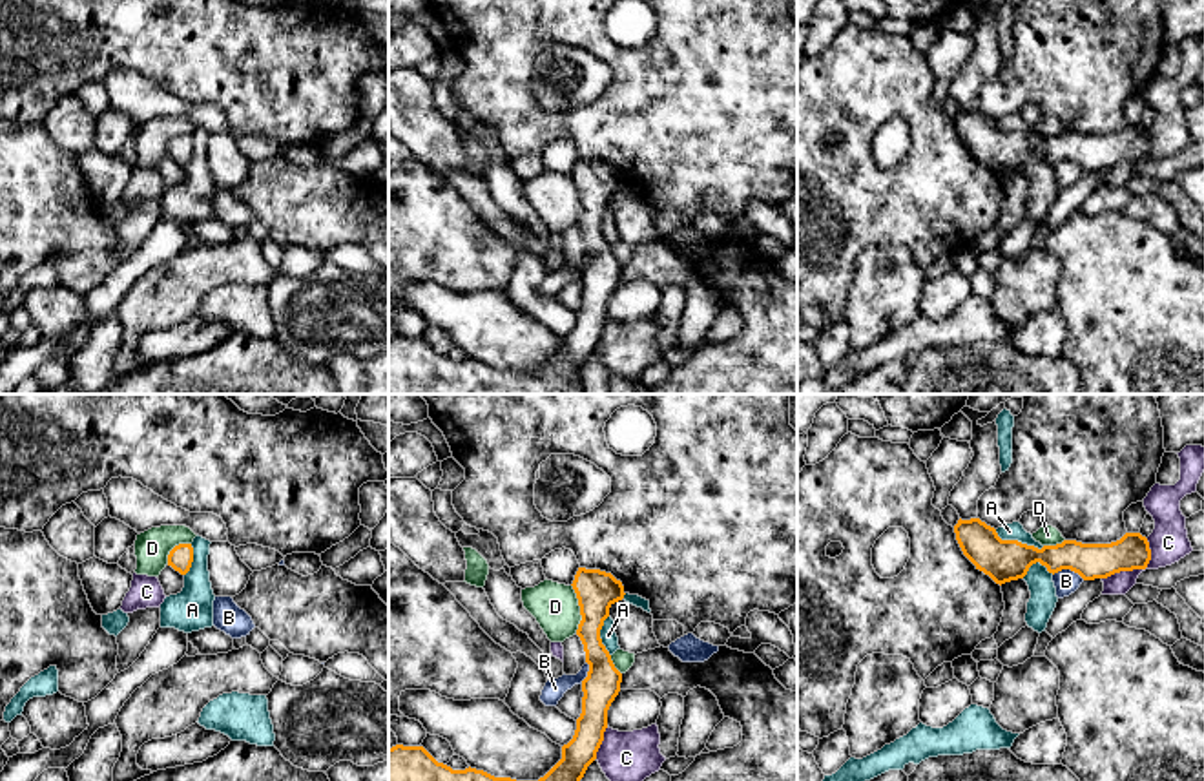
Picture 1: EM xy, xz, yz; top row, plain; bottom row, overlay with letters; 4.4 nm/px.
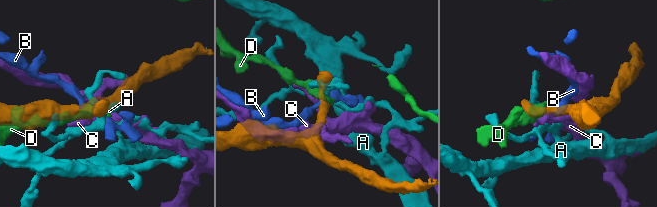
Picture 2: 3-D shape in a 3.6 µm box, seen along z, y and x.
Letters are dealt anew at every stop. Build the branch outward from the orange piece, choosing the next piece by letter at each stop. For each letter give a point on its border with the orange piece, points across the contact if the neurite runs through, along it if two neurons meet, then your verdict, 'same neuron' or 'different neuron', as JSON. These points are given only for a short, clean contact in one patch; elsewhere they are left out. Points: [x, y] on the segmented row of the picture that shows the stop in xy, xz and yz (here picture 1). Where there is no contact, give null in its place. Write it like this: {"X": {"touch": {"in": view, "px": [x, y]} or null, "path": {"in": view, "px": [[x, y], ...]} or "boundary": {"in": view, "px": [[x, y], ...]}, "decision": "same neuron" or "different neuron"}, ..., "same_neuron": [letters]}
{"A": {"touch": {"in": "yz", "px": [1017, 541]}, "boundary": {"in": "yz", "px": [[995, 530], [1002, 539], [1044, 546]]}, "decision": "different neuron"}, "B": {"touch": {"in": "yz", "px": [1069, 568]}, "boundary": {"in": "yz", "px": [[1053, 573], [1073, 570], [1084, 579]]}, "decision": "different neuron"}, "C": {"touch": {"in": "yz", "px": [1137, 568]}, "decision": "different neuron"}, "D": {"touch": {"in": "xz", "px": [581, 608]}, "boundary": {"in": "xz", "px": [[571, 584], [581, 615], [577, 632]]}, "decision": "different neuron"}, "same_neuron": []}

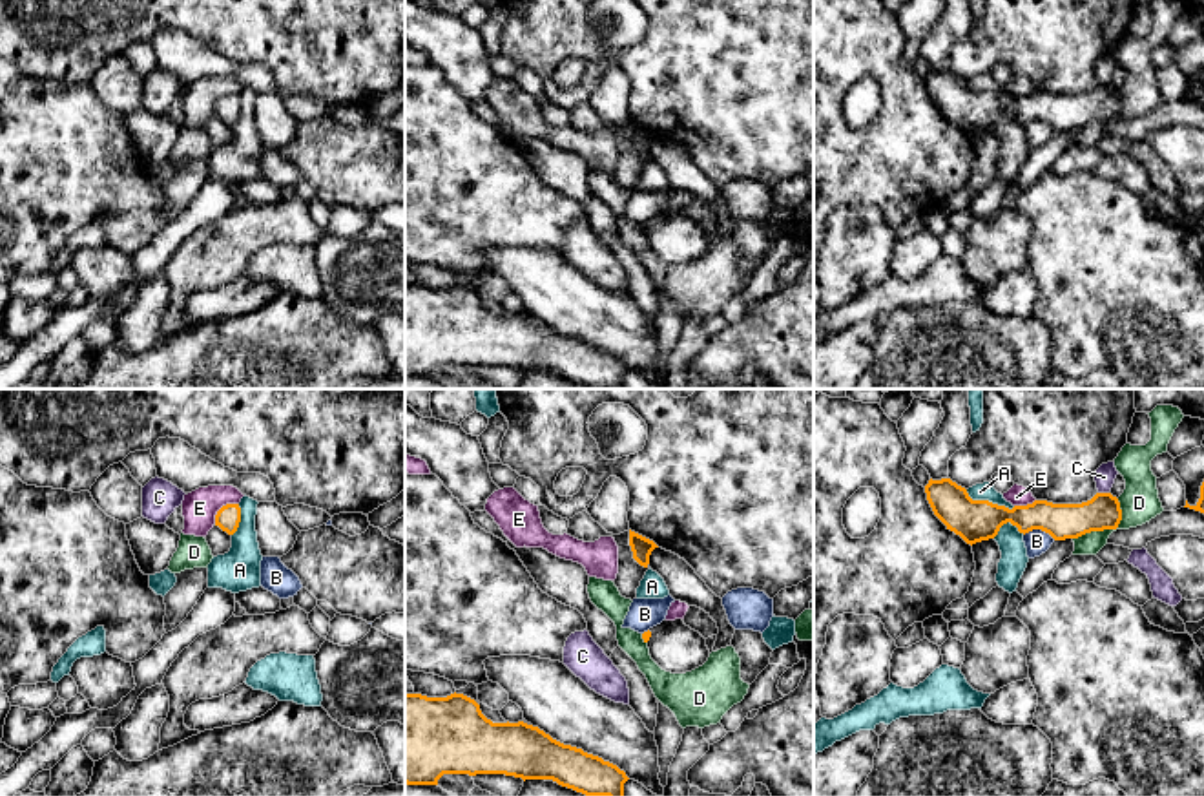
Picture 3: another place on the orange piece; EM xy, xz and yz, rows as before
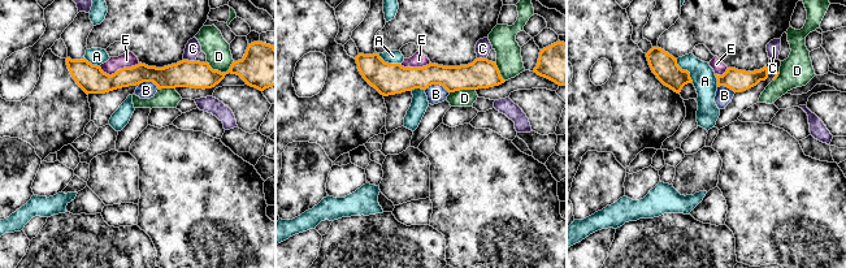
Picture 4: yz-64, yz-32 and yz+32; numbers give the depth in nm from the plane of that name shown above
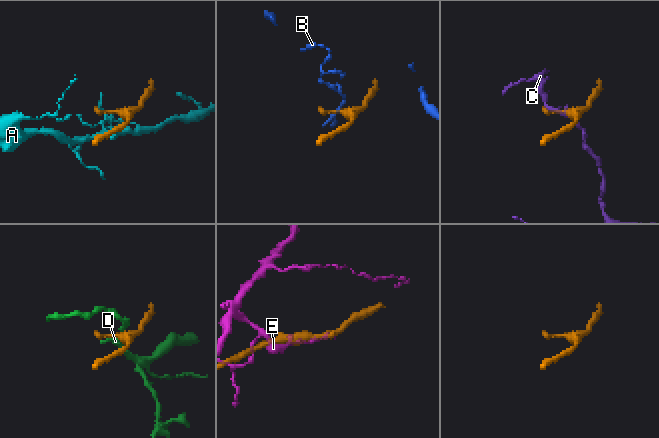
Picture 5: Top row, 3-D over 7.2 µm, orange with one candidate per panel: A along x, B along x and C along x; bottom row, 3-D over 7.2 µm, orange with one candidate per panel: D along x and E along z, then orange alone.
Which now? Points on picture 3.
{"A": {"touch": {"in": "yz", "px": [987, 501]}, "boundary": {"in": "yz", "px": [[965, 490], [973, 499], [1015, 506]]}, "decision": "different neuron"}, "B": {"touch": {"in": "yz", "px": [1040, 528]}, "boundary": {"in": "yz", "px": [[1024, 534], [1044, 530], [1055, 539]]}, "decision": "different neuron"}, "C": {"touch": {"in": "yz", "px": [1104, 493]}, "boundary": {"in": "yz", "px": [[1099, 492], [1108, 493]]}, "decision": "different neuron"}, "D": {"touch": {"in": "yz", "px": [1108, 528]}, "decision": "different neuron"}, "E": {"touch": {"in": "xy", "px": [221, 508]}, "boundary": {"in": "xy", "px": [[238, 502], [227, 502], [214, 517], [214, 523]]}, "decision": "different neuron"}, "same_neuron": []}

